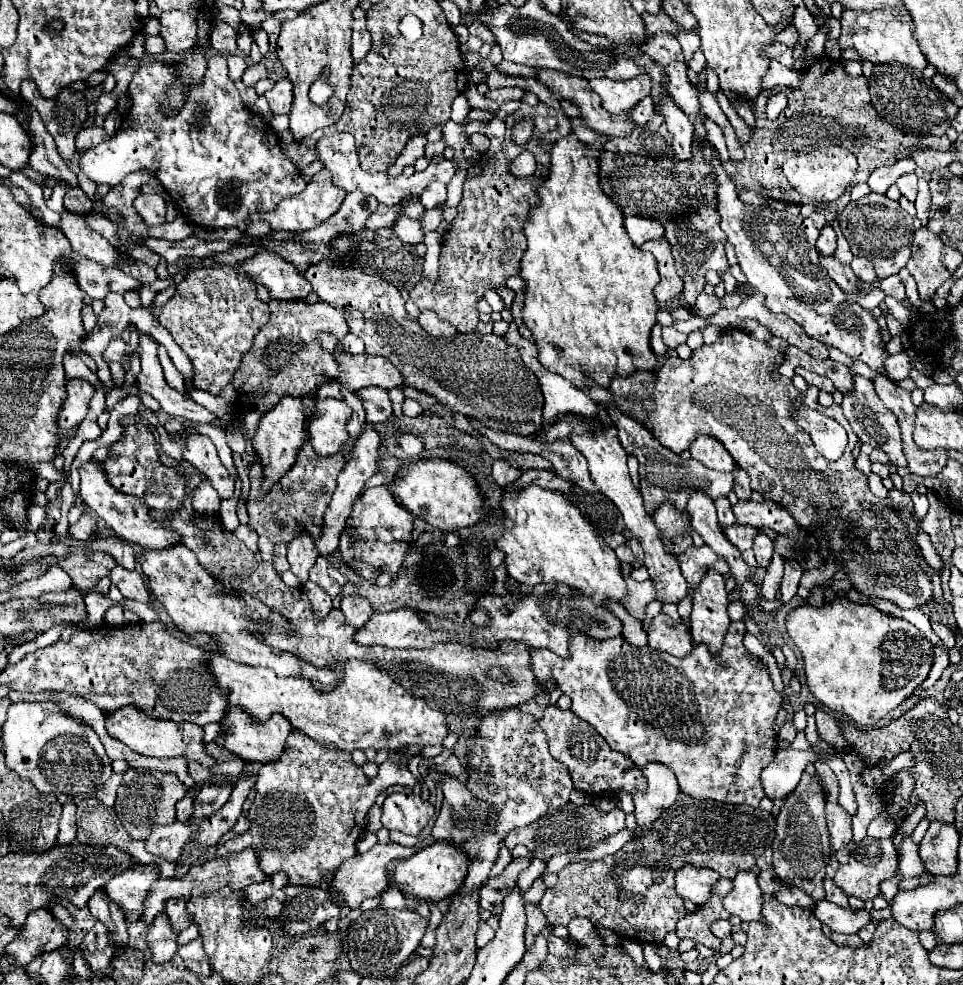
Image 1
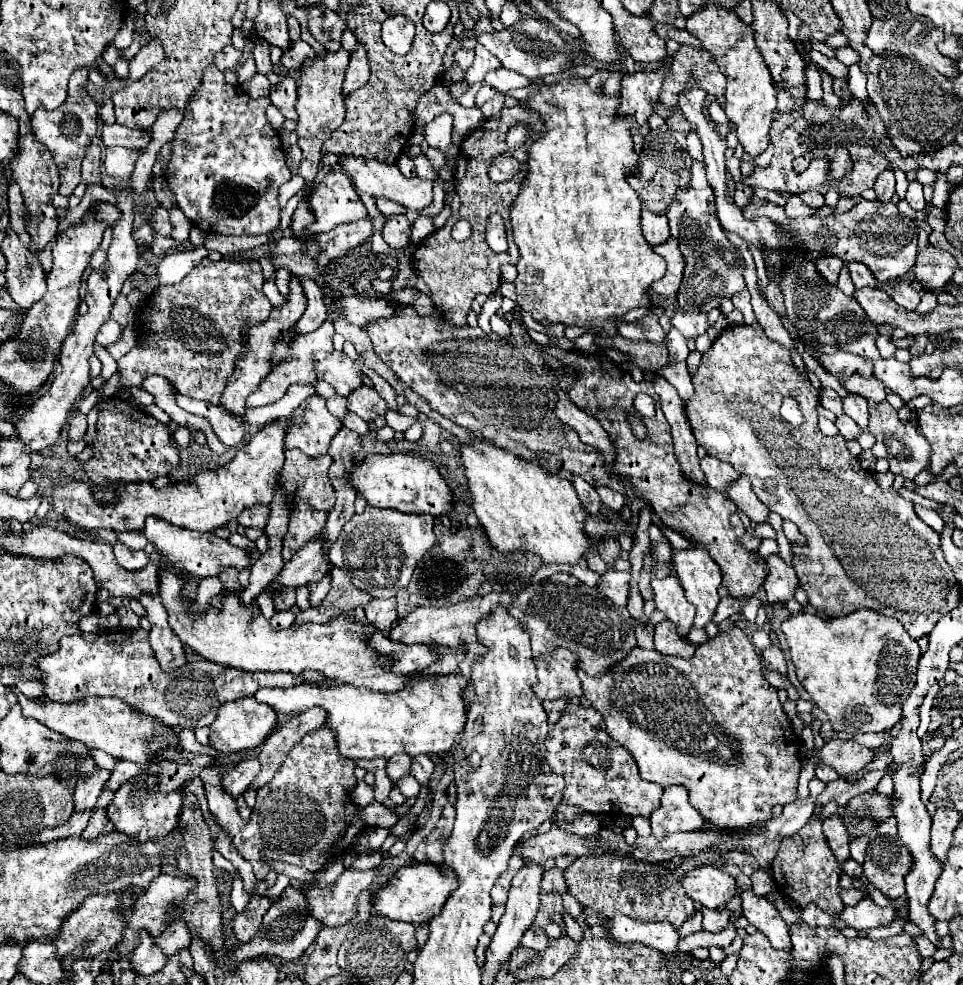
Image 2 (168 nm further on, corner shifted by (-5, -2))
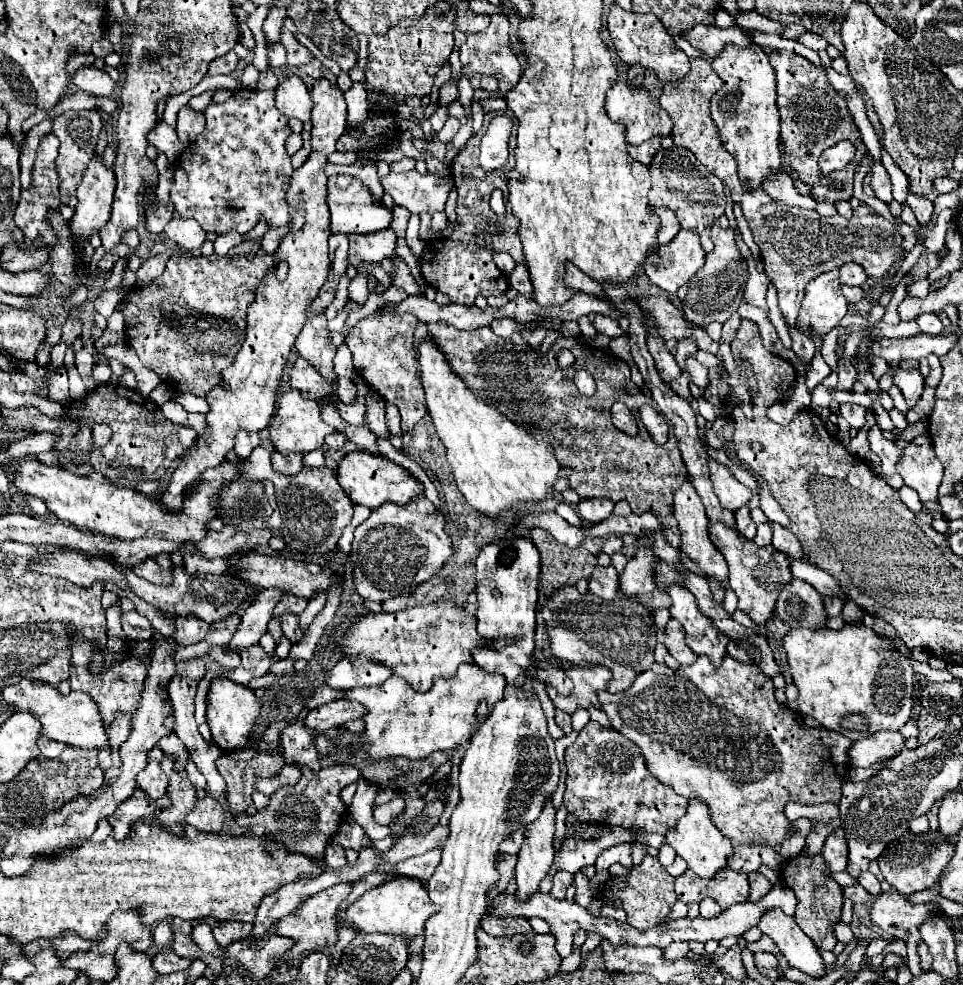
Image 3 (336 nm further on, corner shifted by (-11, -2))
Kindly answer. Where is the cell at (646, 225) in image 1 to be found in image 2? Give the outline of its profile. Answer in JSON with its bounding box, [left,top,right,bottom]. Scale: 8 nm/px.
[642,210,668,246]

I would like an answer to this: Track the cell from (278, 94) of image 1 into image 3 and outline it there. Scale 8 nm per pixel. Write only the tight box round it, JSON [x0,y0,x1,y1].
[276,74,312,122]

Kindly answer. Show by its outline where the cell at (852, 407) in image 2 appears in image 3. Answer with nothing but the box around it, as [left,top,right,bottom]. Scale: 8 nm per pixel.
[868,426,902,474]

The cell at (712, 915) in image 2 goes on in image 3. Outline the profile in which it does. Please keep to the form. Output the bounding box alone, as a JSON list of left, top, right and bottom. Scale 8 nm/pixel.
[700,898,722,918]

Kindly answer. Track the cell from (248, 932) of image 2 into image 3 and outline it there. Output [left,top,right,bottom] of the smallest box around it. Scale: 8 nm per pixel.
[212,920,252,946]

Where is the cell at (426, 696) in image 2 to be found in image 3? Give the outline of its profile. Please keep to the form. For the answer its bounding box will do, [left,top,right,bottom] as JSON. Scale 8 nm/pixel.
[346,664,506,760]

